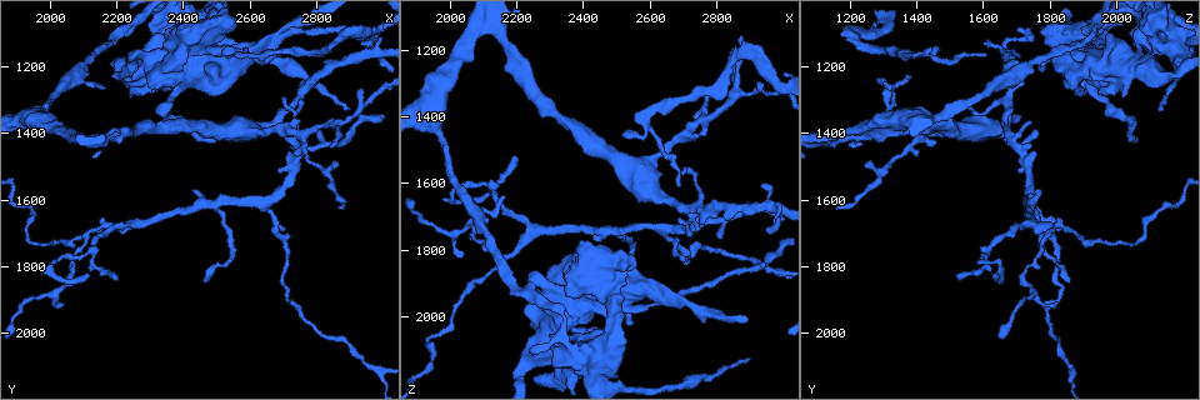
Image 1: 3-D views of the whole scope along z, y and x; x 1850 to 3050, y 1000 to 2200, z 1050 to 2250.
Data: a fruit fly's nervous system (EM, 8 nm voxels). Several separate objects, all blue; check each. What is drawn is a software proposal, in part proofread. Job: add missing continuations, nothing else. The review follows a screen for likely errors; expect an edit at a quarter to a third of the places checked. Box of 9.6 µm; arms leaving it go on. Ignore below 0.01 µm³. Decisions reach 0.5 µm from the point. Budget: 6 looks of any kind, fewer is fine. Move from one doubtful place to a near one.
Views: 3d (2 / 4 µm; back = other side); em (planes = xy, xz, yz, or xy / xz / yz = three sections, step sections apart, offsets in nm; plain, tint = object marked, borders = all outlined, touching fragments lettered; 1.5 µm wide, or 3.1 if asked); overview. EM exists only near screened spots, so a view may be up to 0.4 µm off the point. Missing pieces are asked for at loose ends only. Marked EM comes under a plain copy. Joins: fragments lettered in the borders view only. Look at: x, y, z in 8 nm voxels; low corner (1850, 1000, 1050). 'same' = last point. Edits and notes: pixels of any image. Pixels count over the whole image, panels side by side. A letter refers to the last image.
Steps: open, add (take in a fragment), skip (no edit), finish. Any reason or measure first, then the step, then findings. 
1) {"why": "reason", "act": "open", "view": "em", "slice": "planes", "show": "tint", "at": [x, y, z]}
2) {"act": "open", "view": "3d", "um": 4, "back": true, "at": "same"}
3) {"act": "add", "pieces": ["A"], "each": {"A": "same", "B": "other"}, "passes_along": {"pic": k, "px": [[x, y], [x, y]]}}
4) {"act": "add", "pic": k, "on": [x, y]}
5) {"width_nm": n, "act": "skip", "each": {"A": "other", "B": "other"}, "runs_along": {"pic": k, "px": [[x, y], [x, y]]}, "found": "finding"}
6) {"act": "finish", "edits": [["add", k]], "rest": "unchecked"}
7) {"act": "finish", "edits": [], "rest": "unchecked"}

{"why": "tapers out", "act": "open", "view": "3d", "um": 2, "at": [2190, 1830, 1510]}

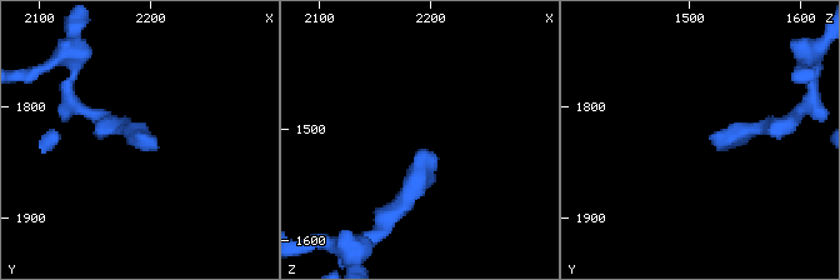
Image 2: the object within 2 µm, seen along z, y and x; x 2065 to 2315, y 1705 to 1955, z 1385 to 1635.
{"why": "now the EM", "act": "open", "view": "em", "slice": "xy", "step": 8, "show": "borders", "at": [2196, 1826, 1522]}

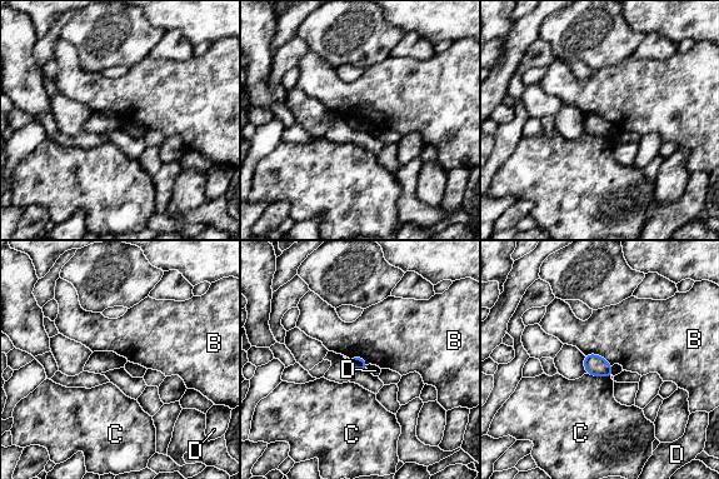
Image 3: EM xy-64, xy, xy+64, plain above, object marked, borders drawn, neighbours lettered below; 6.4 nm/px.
{"why": "another direction", "act": "open", "view": "em", "slice": "planes", "show": "borders", "at": "same"}

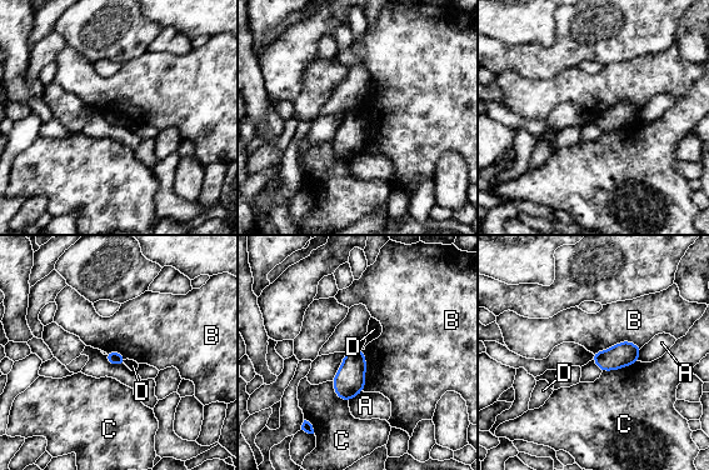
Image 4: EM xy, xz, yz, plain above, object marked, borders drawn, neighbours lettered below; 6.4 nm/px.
{"act": "skip", "each": {"A": "other", "B": "other", "C": "other", "D": "other"}, "found": "none of them fits"}

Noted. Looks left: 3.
{"why": "branch stops here", "act": "open", "view": "3d", "um": 2, "at": [2680, 1170, 1610]}

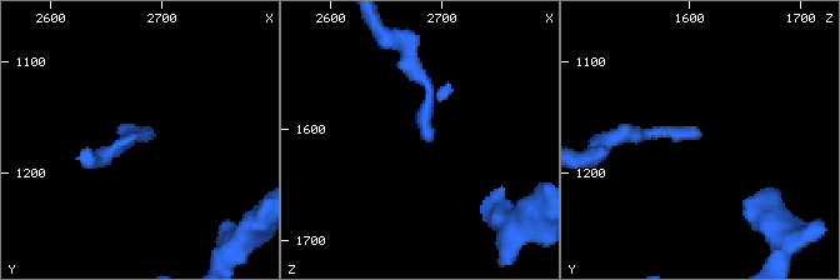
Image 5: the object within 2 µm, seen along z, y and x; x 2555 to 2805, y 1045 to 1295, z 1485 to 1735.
{"why": "need the tissue", "act": "open", "view": "em", "slice": "yz", "step": 4, "show": "tint", "at": [2688, 1164, 1608]}

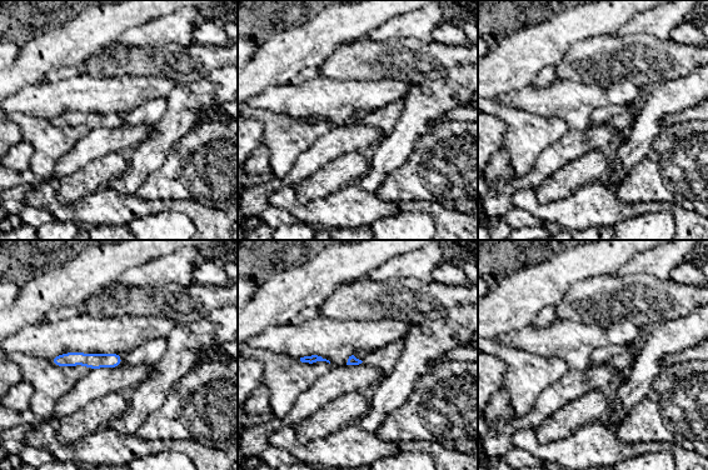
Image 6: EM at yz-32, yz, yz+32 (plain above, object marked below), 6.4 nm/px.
{"why": "another direction", "act": "open", "view": "em", "slice": "planes", "show": "borders", "at": "same"}

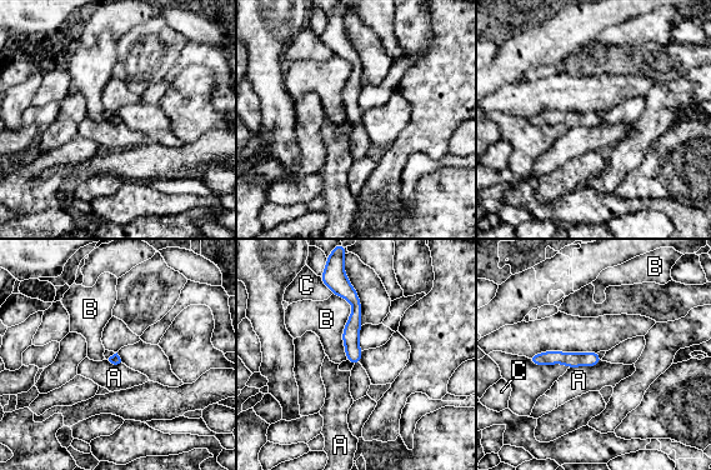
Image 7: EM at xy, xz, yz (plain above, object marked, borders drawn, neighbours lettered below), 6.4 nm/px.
{"act": "skip", "each": {"A": "other", "B": "other", "C": "other"}, "runs_along": {"pic": 7, "px": [[343, 285], [355, 301], [356, 360]]}, "found": "no lettered fragment goes on from it"}

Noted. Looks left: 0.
{"act": "finish", "edits": [], "rest": "unchecked"}

